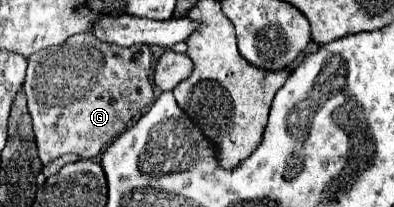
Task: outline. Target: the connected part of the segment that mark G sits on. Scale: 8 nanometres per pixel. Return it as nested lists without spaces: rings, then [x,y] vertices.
[[[87,32],[85,34],[75,34],[71,36],[65,44],[57,46],[57,48],[47,48],[43,52],[37,52],[35,56],[29,56],[29,66],[27,66],[27,80],[25,80],[25,96],[27,96],[27,110],[29,110],[29,116],[31,116],[31,122],[33,122],[33,134],[35,134],[35,144],[37,144],[37,154],[39,154],[39,160],[41,164],[47,164],[63,154],[79,154],[81,158],[97,158],[101,156],[103,148],[107,144],[111,144],[119,134],[123,134],[143,112],[147,112],[147,108],[153,104],[153,84],[149,80],[149,74],[151,74],[151,50],[149,46],[131,46],[131,48],[115,48],[115,44],[103,44],[101,40],[95,40],[95,36],[89,36]]]

